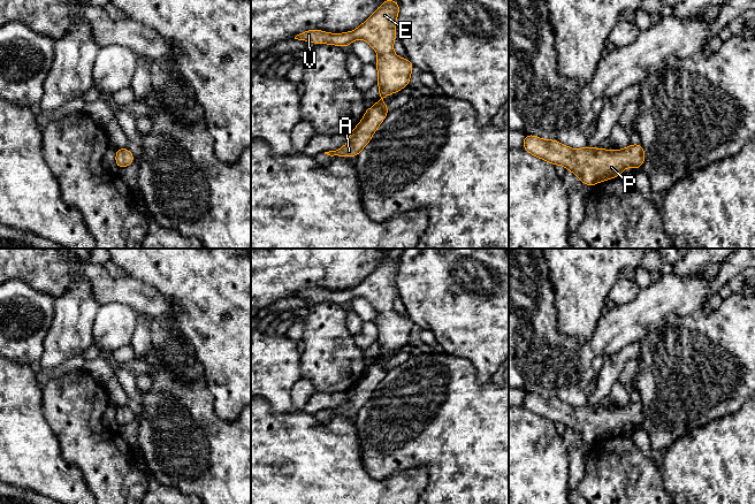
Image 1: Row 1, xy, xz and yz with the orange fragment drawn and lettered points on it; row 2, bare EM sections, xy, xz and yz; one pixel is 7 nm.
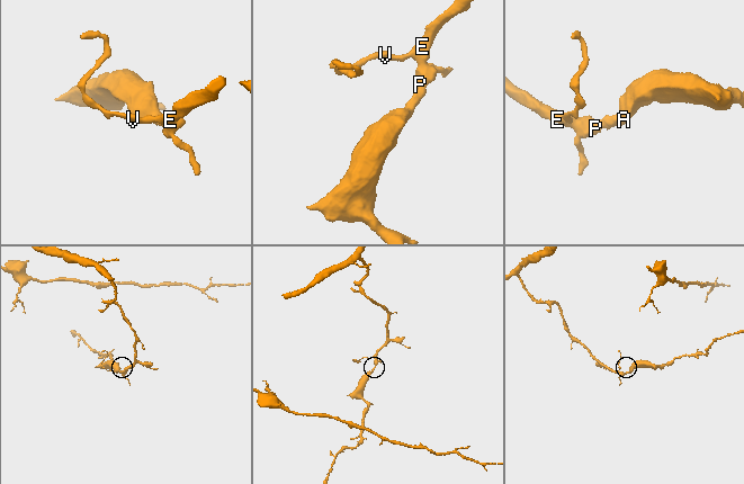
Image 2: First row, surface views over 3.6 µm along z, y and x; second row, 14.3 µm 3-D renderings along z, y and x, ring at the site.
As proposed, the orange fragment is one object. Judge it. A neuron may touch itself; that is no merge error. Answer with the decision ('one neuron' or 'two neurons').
one neuron

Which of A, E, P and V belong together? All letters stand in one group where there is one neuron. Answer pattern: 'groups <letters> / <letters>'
groups A E P V

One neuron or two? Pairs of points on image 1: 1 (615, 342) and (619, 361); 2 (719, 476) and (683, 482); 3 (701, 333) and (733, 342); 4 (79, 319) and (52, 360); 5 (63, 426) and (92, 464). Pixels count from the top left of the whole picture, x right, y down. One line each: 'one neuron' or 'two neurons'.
1: two neurons
2: one neuron
3: one neuron
4: one neuron
5: one neuron

